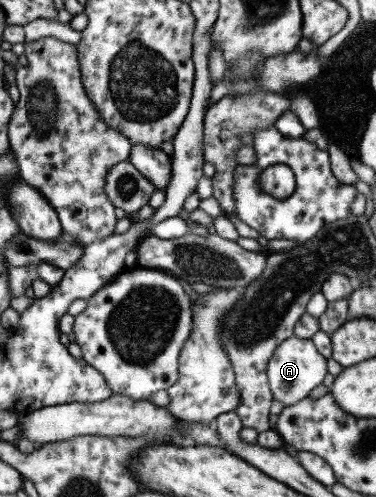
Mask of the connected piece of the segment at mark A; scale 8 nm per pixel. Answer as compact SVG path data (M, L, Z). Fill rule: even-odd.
M294 336L282 340L267 362L267 384L272 398L282 402L284 407L308 397L310 391L322 383L326 373L326 358L318 354L311 340Z

